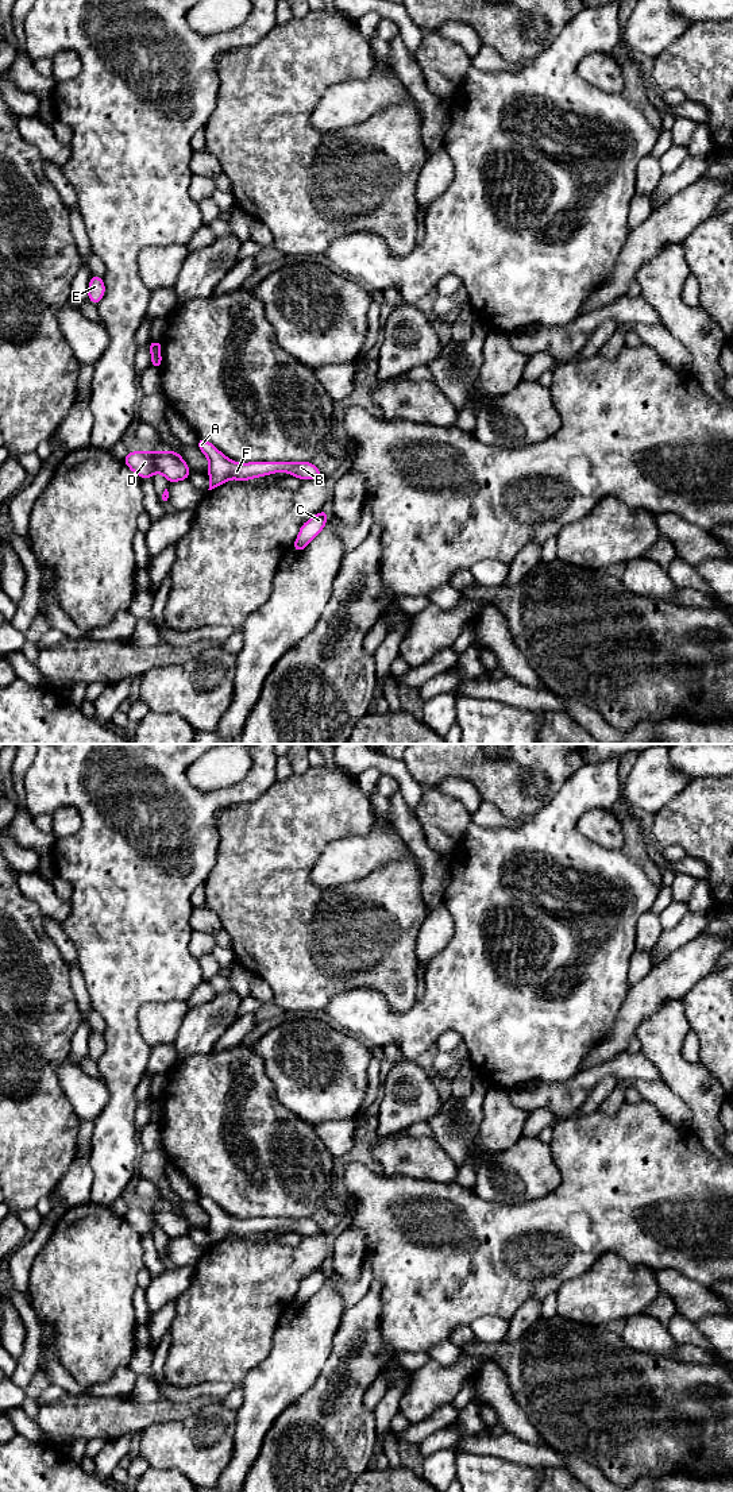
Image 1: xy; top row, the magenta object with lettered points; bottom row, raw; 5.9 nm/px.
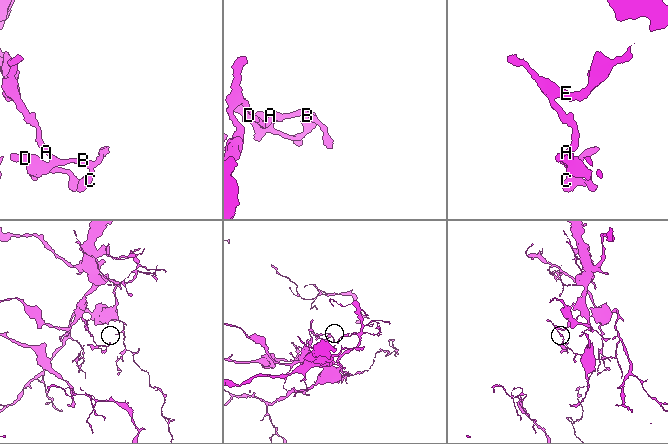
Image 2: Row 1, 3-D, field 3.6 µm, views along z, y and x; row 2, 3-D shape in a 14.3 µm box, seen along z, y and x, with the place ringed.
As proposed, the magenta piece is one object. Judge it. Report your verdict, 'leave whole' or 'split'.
split

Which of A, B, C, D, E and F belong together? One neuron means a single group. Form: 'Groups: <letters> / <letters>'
Groups: A B C D F / E

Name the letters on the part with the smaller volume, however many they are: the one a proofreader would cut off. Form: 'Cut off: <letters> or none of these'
Cut off: A, B, C, D, F

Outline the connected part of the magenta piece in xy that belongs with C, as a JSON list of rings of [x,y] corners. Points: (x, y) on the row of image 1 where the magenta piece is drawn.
[[[324,509],[315,514],[312,518],[305,521],[300,531],[296,541],[293,543],[292,548],[296,550],[298,554],[304,551],[304,548],[319,536],[319,533],[327,525],[328,510]]]

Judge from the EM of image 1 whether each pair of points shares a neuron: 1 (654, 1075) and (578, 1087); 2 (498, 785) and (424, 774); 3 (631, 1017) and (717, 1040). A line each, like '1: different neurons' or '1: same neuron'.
1: same neuron
2: same neuron
3: different neurons

